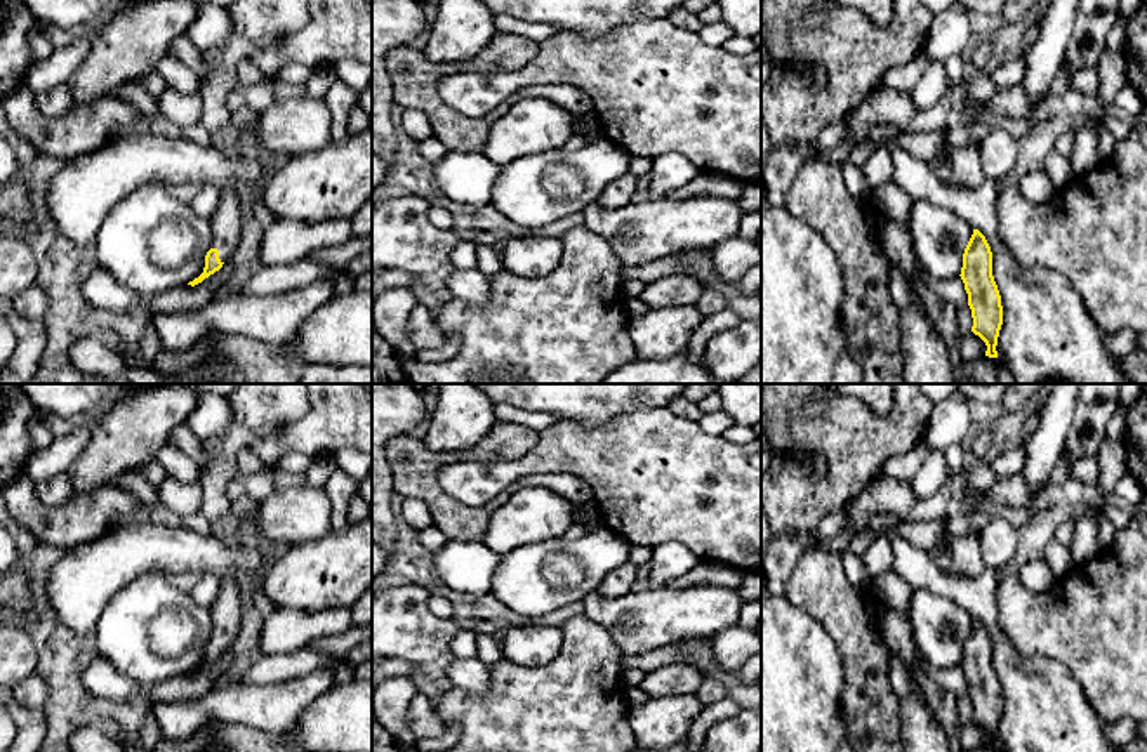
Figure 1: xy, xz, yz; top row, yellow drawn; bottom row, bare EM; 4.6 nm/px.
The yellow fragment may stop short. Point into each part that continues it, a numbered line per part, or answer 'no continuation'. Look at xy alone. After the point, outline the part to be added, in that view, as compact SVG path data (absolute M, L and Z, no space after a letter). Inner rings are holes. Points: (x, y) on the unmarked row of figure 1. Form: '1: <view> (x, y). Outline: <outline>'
1: xy (226, 612). Outline: M233 580L221 582L221 592L209 608L212 618L210 637L219 639L221 651L233 646L242 623L242 590Z

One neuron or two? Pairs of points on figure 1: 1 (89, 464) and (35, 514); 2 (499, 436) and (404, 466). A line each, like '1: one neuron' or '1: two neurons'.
1: two neurons
2: one neuron

